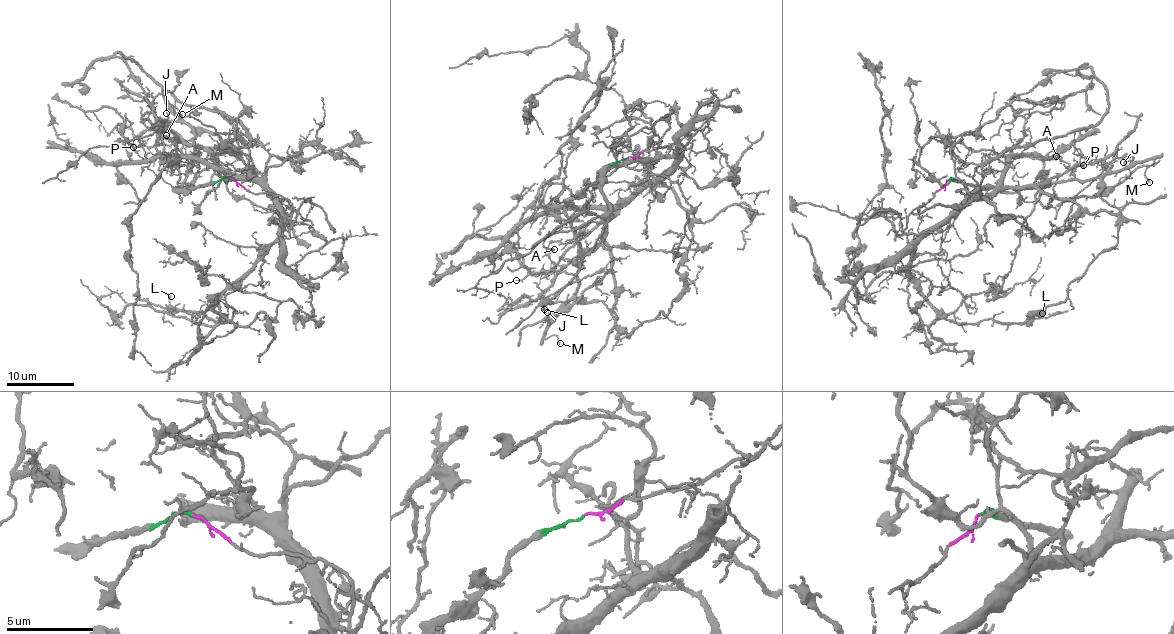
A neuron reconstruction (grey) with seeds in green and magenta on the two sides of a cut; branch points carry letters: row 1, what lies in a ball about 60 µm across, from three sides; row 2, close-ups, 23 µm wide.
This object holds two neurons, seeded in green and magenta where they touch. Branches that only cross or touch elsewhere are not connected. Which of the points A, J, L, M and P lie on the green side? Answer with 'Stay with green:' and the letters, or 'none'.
Stay with green: M, P

